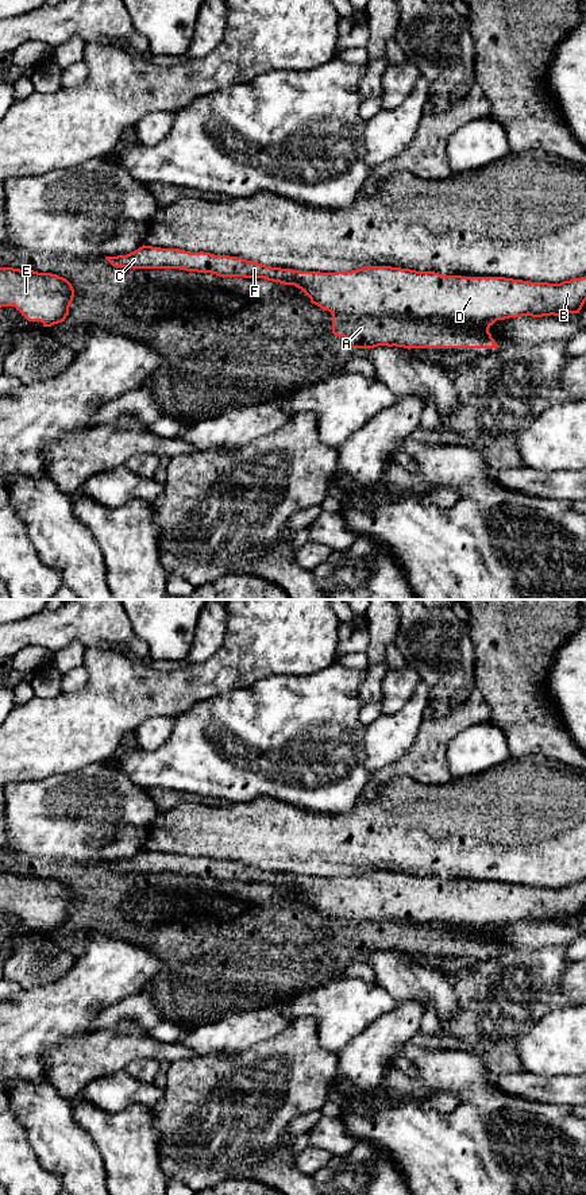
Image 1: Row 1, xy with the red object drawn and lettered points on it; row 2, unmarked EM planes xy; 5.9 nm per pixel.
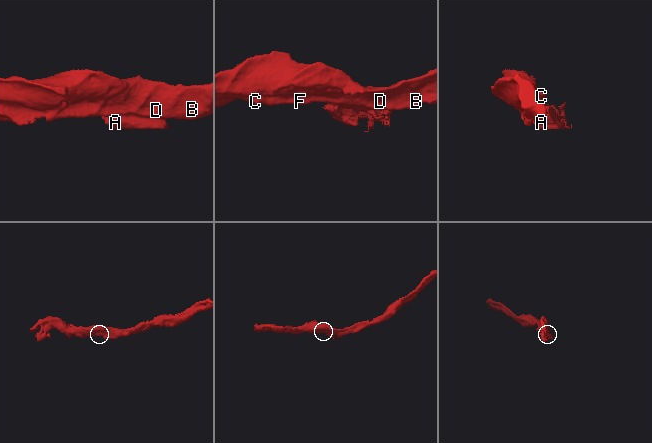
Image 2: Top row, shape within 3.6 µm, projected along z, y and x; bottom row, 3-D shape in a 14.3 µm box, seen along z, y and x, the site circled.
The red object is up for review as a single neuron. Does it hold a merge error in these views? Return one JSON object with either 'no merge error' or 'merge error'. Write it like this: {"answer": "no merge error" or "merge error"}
{"answer": "merge error"}

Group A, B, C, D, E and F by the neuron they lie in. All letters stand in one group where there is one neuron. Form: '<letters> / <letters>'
A / B C D E F

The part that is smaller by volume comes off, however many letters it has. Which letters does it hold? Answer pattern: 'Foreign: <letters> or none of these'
Foreign: A

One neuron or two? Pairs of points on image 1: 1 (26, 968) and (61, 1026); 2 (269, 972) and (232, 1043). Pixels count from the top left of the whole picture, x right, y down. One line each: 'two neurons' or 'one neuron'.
1: two neurons
2: two neurons

